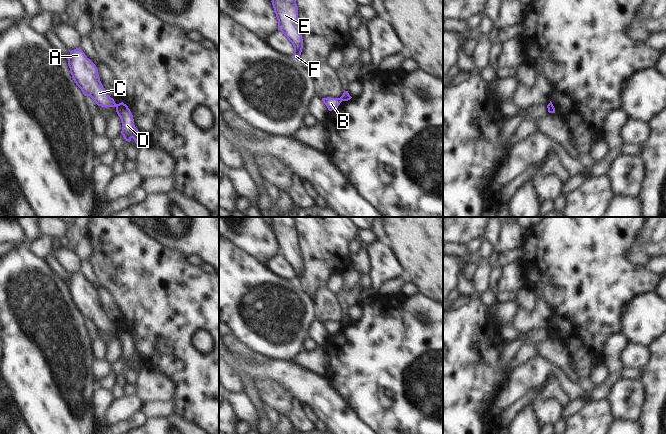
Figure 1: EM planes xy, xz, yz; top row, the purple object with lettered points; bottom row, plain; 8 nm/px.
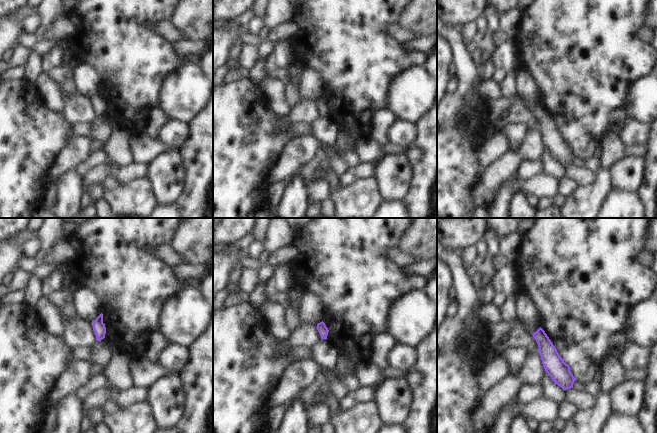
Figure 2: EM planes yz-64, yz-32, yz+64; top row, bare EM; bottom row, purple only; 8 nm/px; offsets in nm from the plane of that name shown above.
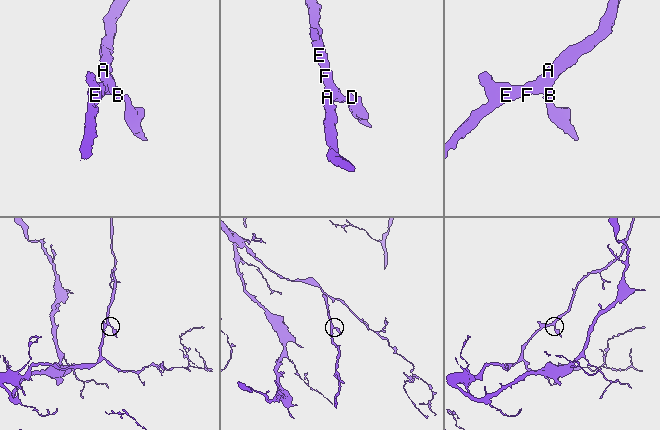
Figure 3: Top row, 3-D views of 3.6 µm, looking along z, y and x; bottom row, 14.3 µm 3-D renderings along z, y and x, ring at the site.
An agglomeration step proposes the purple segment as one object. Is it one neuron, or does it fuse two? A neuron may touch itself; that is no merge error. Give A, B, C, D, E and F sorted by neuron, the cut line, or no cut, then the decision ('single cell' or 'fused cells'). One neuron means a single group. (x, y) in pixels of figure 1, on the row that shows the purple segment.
A B C E F / D | xy (117, 104), (115, 106) | fused cells

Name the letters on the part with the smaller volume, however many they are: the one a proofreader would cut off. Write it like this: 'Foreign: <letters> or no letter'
Foreign: D

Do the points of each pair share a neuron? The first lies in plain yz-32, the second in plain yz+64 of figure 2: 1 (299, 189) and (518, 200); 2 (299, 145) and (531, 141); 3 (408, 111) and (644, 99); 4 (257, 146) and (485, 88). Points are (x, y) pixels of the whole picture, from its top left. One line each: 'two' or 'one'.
1: one
2: one
3: one
4: two

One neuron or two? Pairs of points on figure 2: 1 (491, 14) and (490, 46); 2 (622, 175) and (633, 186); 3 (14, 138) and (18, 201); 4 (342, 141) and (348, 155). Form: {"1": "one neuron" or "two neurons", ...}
{"1": "one neuron", "2": "one neuron", "3": "one neuron", "4": "one neuron"}

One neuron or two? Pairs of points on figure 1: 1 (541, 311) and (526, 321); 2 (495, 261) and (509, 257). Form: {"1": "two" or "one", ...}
{"1": "one", "2": "one"}

